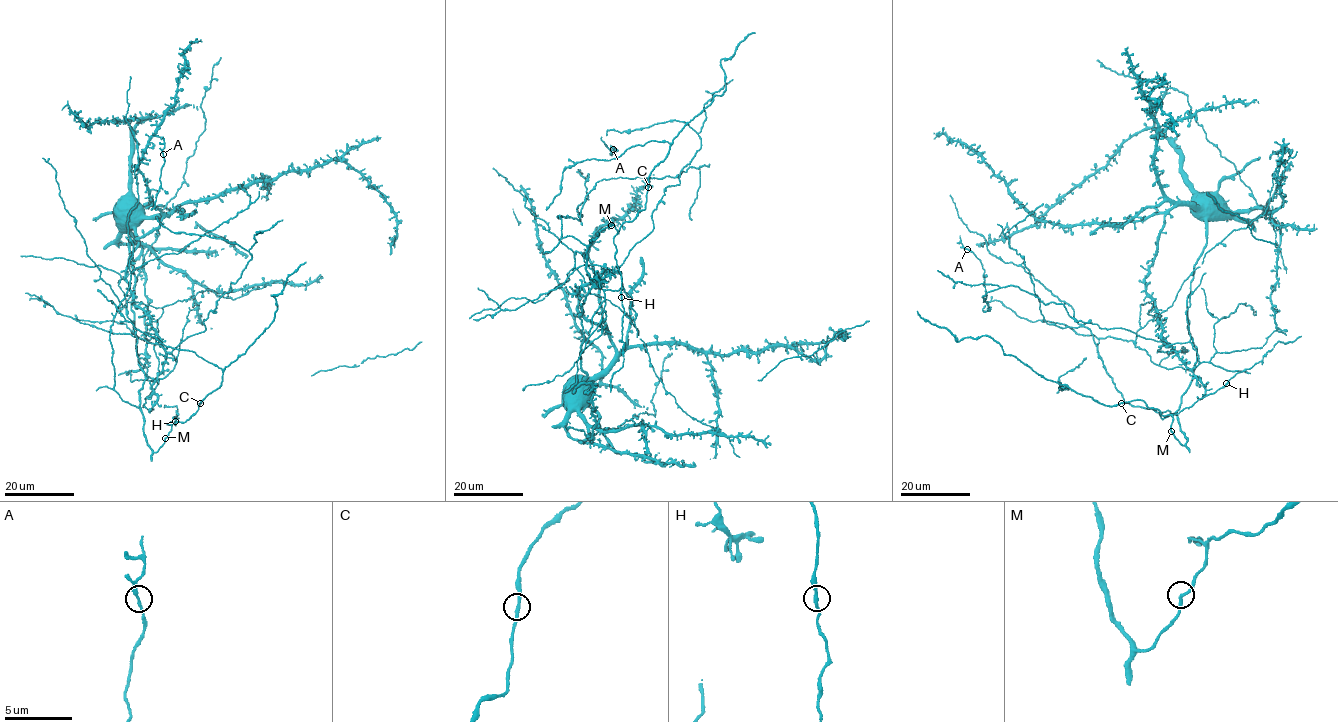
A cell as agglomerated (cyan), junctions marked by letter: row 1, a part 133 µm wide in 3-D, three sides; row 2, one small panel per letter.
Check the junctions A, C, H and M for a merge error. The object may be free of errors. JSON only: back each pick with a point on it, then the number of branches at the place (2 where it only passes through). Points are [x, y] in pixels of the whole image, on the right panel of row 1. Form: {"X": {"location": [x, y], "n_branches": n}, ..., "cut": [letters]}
{"cut": []}

